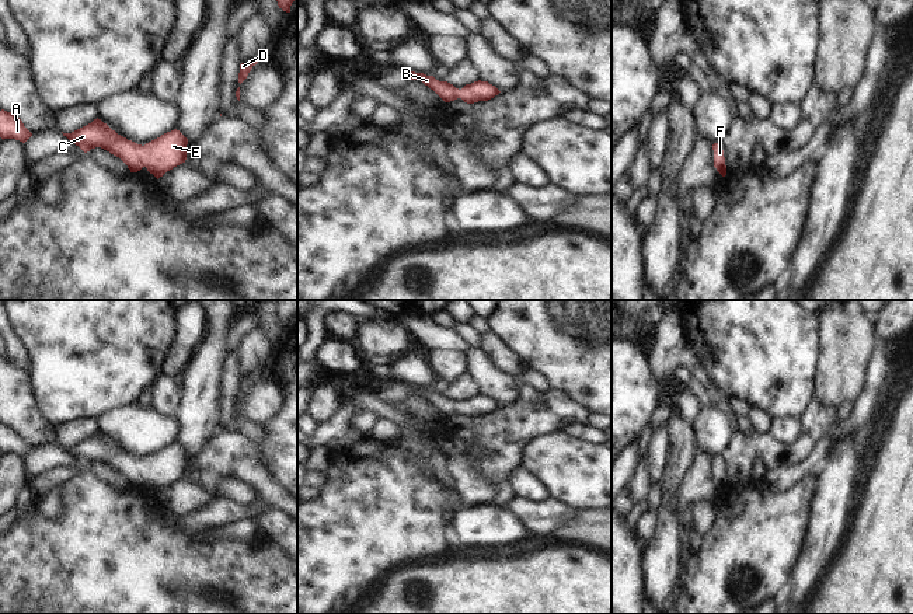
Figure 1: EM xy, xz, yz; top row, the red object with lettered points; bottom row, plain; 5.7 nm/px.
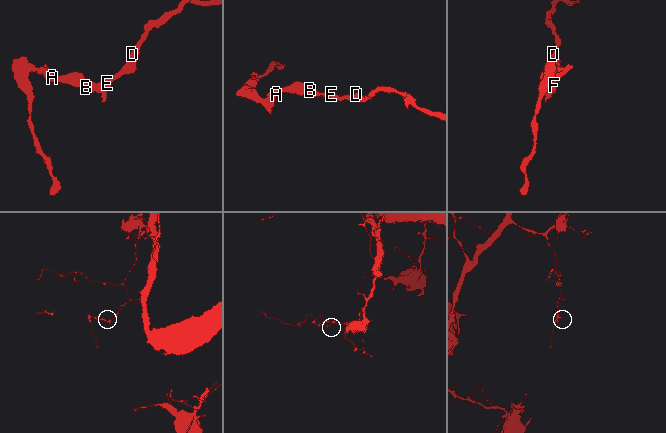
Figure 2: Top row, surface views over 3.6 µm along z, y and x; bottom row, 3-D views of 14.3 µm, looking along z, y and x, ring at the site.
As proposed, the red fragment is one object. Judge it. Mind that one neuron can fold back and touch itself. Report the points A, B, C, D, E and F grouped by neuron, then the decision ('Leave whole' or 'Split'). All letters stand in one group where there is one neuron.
Groups: A B C D E F. Leave whole

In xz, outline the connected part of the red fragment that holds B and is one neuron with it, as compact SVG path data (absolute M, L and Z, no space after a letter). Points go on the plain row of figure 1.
M407 386L408 394L421 394L425 400L433 404L445 416L461 412L467 418L474 418L478 415L488 415L498 409L501 405L489 398L488 395L474 395L466 398L461 404L456 402L447 395L439 395L433 390L426 390L424 387Z

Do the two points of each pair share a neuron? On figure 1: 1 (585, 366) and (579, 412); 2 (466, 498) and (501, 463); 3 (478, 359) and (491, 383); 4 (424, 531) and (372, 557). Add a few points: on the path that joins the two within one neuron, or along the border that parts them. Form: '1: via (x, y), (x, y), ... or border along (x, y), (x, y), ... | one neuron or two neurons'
1: border along (551, 390), (565, 393), (589, 412) | two neurons
2: border along (464, 453), (477, 473), (497, 489) | two neurons
3: via (478, 365), (488, 377) | one neuron
4: via (411, 531), (397, 531), (384, 544) | one neuron

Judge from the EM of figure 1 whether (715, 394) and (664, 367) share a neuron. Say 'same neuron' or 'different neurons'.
same neuron

